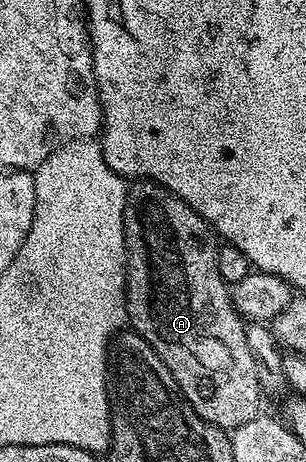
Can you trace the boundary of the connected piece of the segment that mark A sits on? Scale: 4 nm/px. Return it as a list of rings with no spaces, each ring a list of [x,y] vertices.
[[[136,180],[131,183],[128,202],[124,206],[124,257],[126,259],[124,296],[128,307],[127,321],[130,323],[131,329],[142,335],[154,353],[166,364],[166,368],[172,374],[175,389],[180,391],[191,410],[209,426],[217,426],[222,431],[231,432],[257,416],[256,405],[260,402],[262,383],[256,372],[257,364],[254,356],[247,348],[245,319],[241,318],[239,312],[234,308],[229,283],[224,282],[222,276],[218,276],[218,264],[216,263],[218,246],[217,243],[212,243],[212,238],[214,239],[214,234],[208,223],[198,216],[198,212],[191,210],[183,200],[171,194],[166,187],[157,186],[155,182],[147,180]]]

